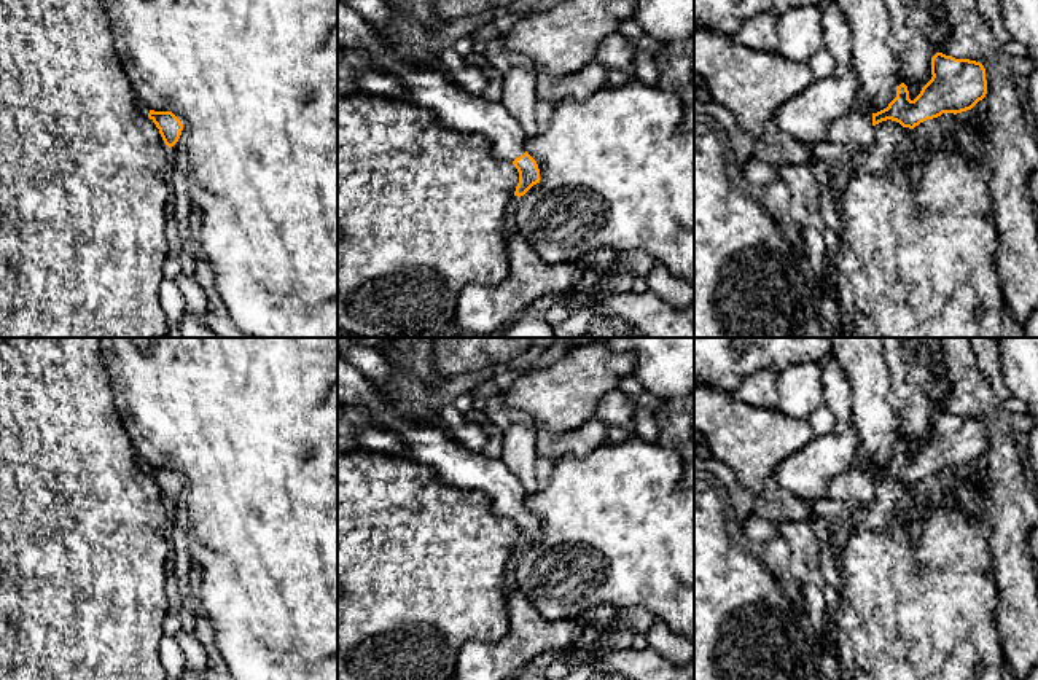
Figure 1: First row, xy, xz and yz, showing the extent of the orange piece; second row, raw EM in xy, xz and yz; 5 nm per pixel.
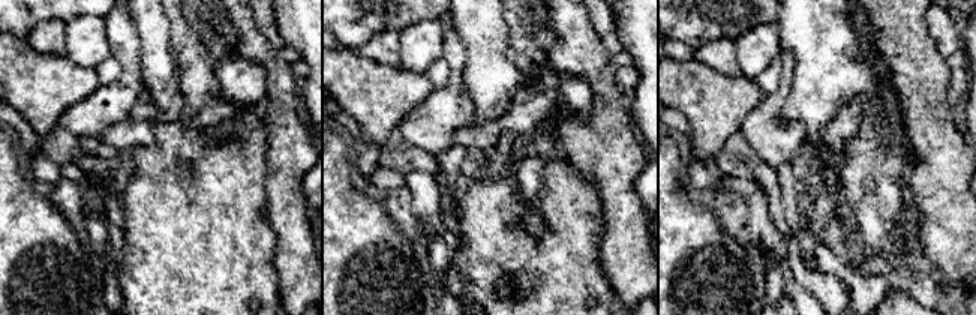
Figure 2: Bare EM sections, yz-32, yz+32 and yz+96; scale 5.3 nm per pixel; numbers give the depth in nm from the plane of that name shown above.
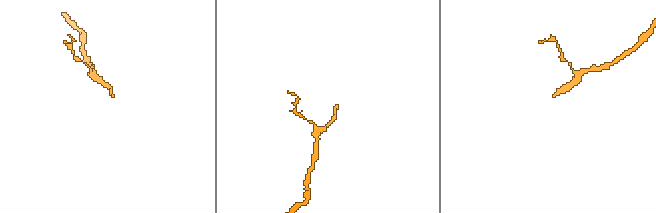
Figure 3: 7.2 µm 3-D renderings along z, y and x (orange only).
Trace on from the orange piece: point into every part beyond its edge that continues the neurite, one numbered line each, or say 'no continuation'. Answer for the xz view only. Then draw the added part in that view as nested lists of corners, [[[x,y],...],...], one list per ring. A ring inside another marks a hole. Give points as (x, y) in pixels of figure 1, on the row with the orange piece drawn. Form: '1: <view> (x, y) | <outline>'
1: xz (429, 88) | [[[338,0],[338,45],[377,64],[408,89],[408,102],[430,111],[436,123],[490,142],[494,156],[514,161],[525,153],[529,135],[503,104],[492,104],[452,83],[441,67],[403,64],[363,16]]]

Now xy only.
no continuation

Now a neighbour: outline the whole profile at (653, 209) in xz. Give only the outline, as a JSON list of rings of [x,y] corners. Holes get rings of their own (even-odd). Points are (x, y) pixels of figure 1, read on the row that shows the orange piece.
[[[634,78],[618,88],[605,86],[586,100],[562,100],[557,104],[551,116],[549,129],[529,137],[525,142],[525,151],[538,164],[540,182],[519,199],[516,210],[517,233],[546,263],[581,261],[586,255],[599,248],[615,250],[618,253],[643,250],[656,263],[667,266],[673,276],[694,285],[694,131],[681,131],[681,119],[681,105],[675,94],[658,86],[643,84]]]

